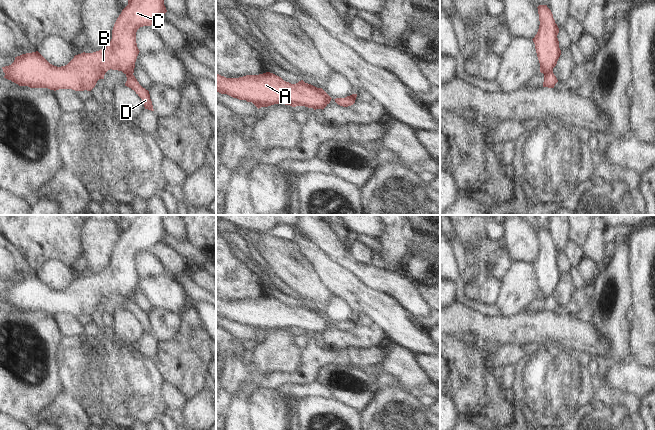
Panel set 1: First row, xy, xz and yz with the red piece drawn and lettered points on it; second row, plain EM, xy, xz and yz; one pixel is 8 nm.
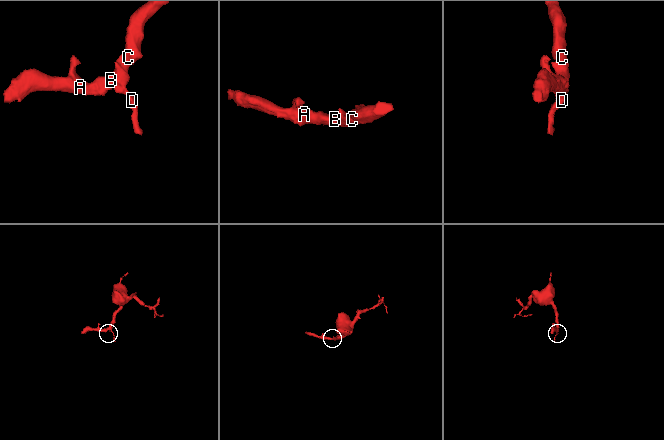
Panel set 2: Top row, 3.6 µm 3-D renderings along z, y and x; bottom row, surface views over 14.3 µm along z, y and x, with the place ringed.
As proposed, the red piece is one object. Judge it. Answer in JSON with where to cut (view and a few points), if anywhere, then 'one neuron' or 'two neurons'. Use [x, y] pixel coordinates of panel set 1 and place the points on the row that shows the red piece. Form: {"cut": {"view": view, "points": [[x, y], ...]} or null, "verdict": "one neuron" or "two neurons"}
{"cut": {"view": "yz", "points": [[552, 71], [544, 74]]}, "verdict": "two neurons"}

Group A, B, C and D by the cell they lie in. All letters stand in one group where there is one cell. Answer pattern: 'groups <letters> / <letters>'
groups A B C / D

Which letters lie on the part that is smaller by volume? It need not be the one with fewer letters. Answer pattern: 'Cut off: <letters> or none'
Cut off: D.

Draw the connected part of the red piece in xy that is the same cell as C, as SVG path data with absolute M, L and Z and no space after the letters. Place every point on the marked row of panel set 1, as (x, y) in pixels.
M128 0L128 5L117 18L111 41L101 50L93 53L81 53L65 66L57 67L50 64L38 51L15 57L14 62L2 67L4 78L19 86L30 88L48 88L50 90L72 89L75 91L91 91L99 79L112 69L124 74L133 74L135 62L139 54L136 43L136 32L140 27L151 26L156 20L163 18L167 12L164 0Z

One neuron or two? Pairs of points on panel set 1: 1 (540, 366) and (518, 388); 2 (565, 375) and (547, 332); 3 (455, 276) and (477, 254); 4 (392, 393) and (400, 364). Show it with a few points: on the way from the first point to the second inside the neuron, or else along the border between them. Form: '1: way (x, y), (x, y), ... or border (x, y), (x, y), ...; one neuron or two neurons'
1: way (535, 371), (523, 383); one neuron
2: border (543, 344), (563, 344), (574, 350); two neurons
3: border (459, 254), (463, 264); two neurons
4: border (402, 387), (415, 394); two neurons

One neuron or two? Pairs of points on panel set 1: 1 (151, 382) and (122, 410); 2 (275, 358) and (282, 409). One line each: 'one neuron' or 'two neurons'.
1: one neuron
2: two neurons

